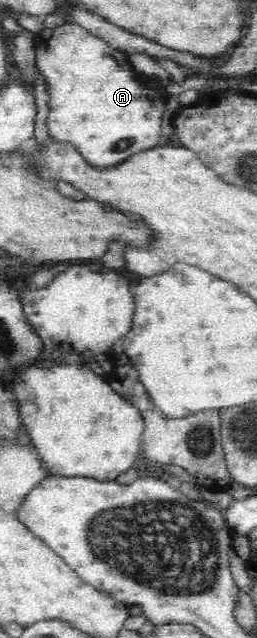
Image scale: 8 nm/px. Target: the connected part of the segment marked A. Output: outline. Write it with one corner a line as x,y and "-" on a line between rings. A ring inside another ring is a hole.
72,22
64,23
55,28
45,28
35,36
36,42
36,63
38,69
42,72
42,75
48,82
47,88
50,94
50,112
47,116
47,129
49,135
60,141
69,141
72,145
76,146
76,149
86,158
88,163
91,163
94,167
110,167
122,163
128,156
140,153
140,151
146,151
156,147
160,143
160,137
162,137
161,123
163,118
163,111
166,110
166,103
168,100
168,92
159,90
159,88
153,89
151,84
140,79
140,75
136,75
128,63
128,57
124,55
124,52
120,53
120,50
113,50
108,42
104,39
96,37
91,34
86,28
80,27
78,24

